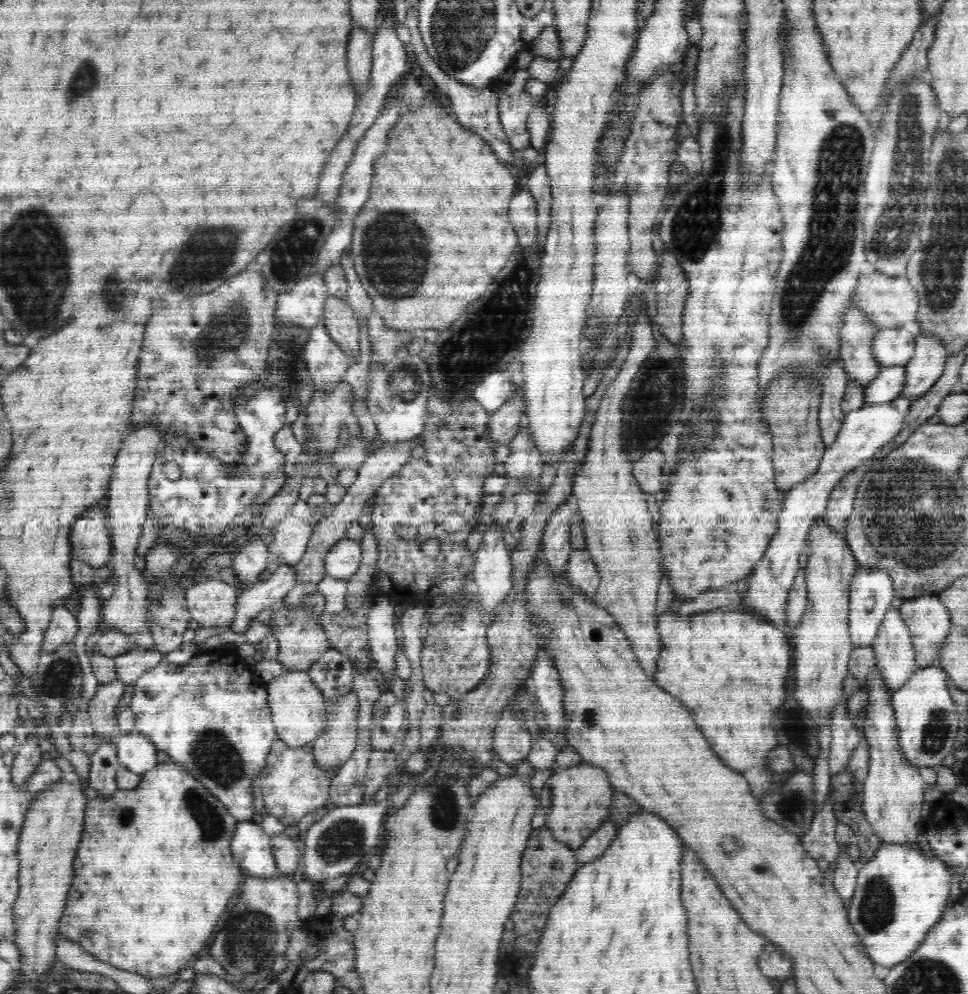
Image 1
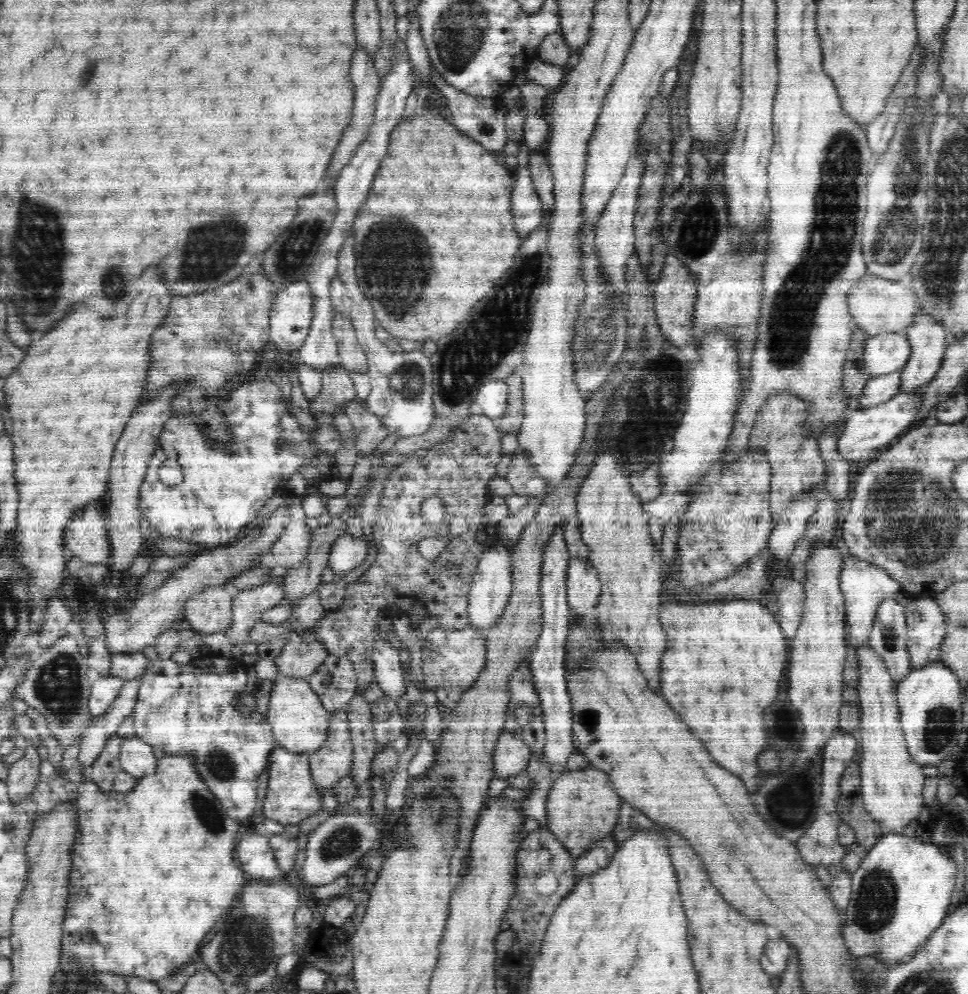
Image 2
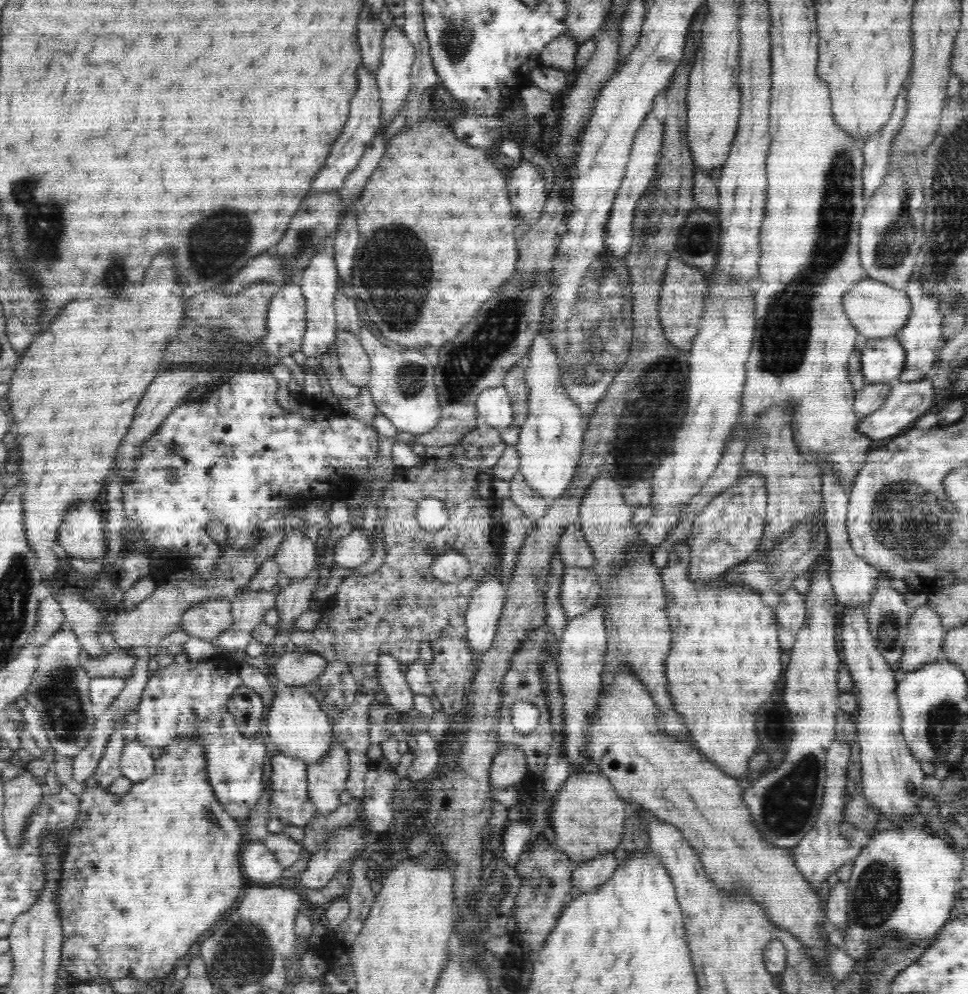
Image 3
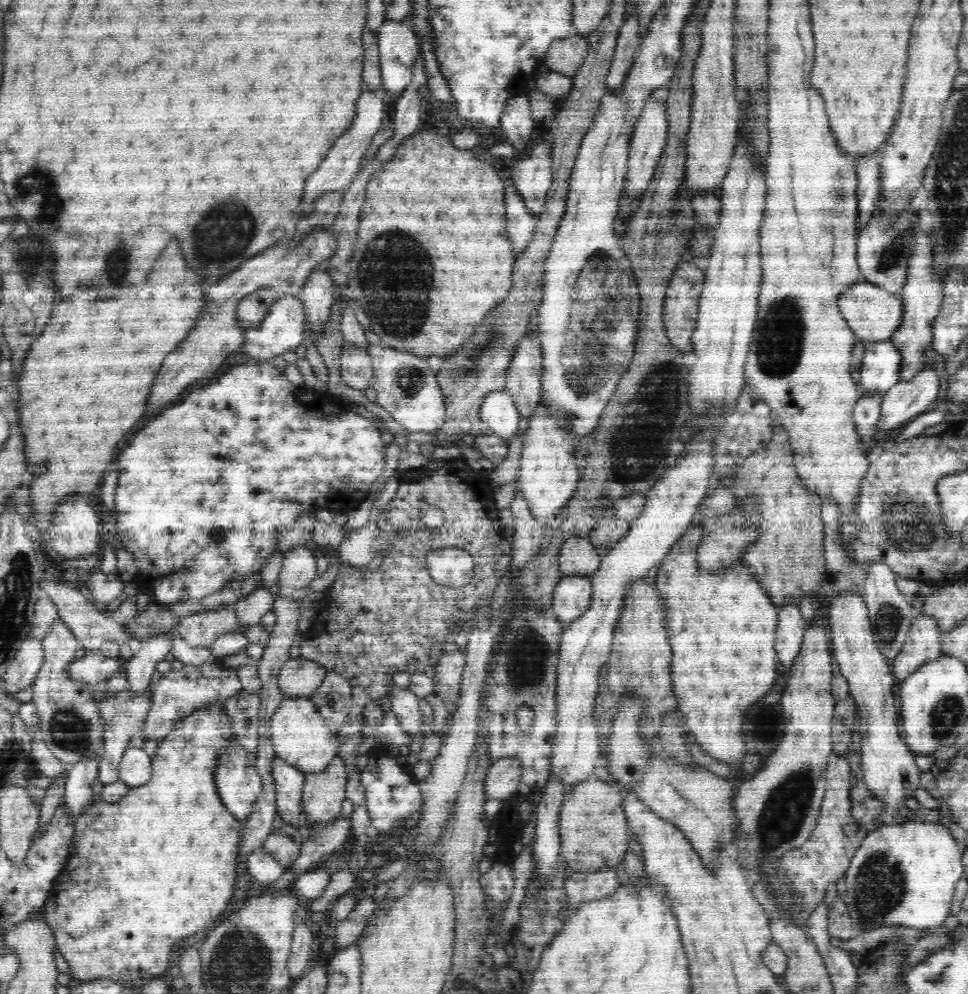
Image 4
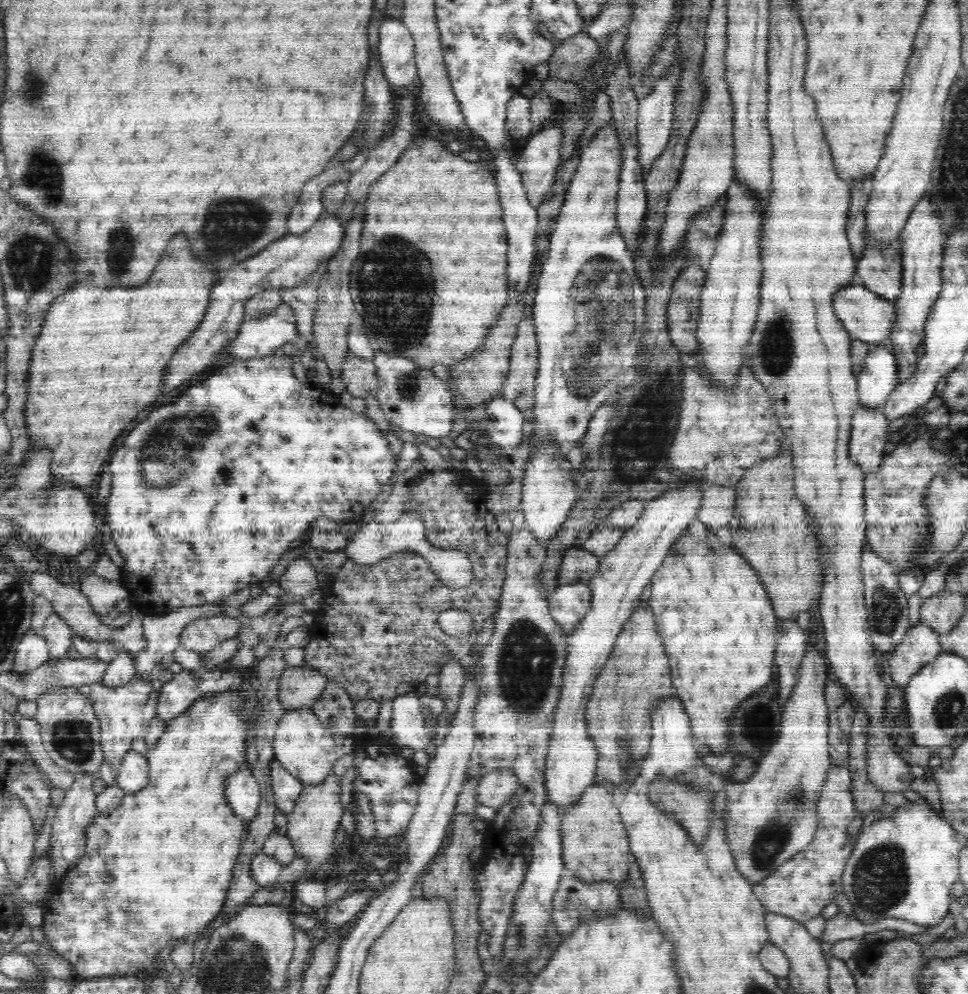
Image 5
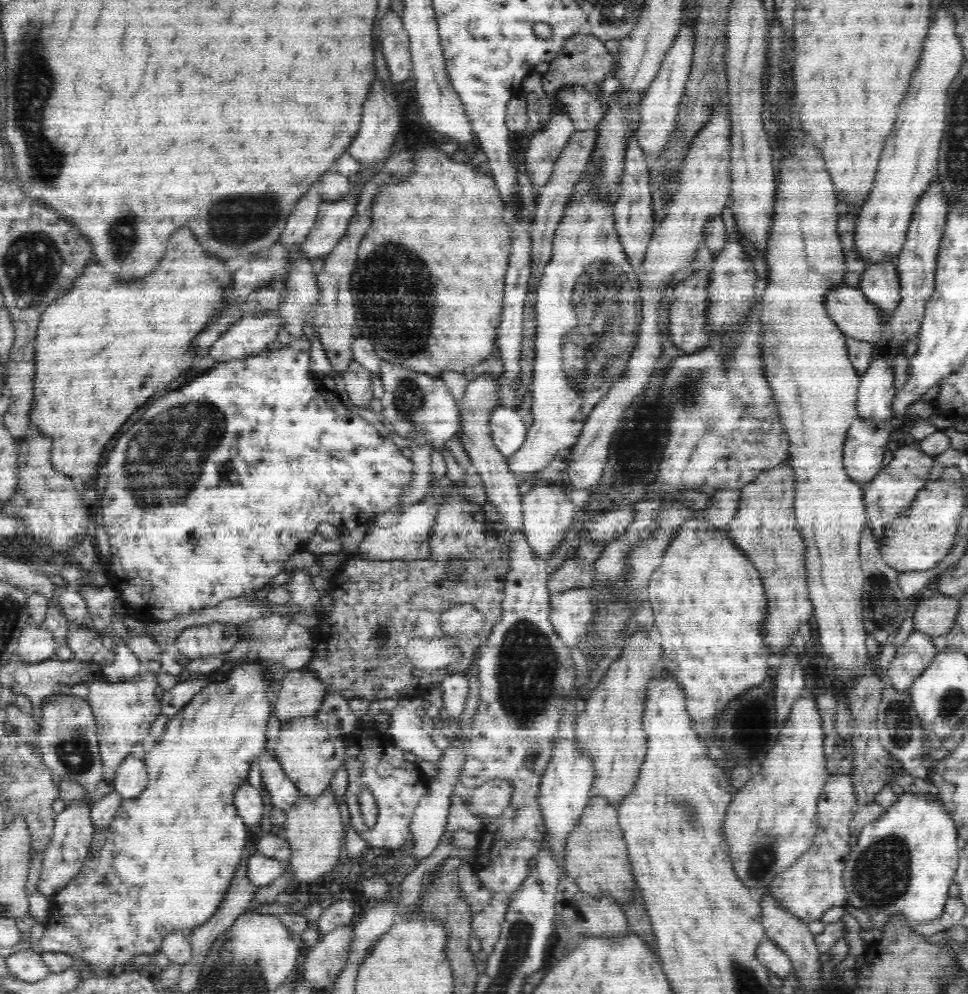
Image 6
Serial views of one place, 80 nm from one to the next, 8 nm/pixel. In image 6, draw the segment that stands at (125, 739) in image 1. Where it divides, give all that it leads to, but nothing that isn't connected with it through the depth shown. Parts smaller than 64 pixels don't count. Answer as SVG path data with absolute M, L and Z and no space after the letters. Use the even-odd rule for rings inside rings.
M131 755L122 762L112 784L123 800L129 800L140 796L148 784L148 778L144 760L137 760Z

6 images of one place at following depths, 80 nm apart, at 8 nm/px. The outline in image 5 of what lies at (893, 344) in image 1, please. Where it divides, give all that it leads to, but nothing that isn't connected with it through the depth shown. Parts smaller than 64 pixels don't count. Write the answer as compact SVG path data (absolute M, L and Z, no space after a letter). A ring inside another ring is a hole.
M888 343L873 345L871 352L866 356L864 368L857 376L857 393L859 394L860 406L872 409L884 409L884 402L899 384L897 360Z

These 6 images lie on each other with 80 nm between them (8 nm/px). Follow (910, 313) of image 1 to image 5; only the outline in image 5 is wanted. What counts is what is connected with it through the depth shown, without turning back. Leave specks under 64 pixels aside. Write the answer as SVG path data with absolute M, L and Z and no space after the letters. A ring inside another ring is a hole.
M864 285L847 286L834 295L833 306L836 317L843 322L845 329L850 332L852 340L857 339L872 346L889 342L889 336L897 317L895 302L870 292Z

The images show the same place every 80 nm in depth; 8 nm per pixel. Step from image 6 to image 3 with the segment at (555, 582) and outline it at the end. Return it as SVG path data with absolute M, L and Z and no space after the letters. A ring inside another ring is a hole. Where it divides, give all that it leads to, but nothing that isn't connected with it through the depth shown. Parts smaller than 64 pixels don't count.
M570 524L559 542L560 561L565 568L579 566L580 568L592 568L594 566L594 554L590 545L586 542L584 531L580 525Z

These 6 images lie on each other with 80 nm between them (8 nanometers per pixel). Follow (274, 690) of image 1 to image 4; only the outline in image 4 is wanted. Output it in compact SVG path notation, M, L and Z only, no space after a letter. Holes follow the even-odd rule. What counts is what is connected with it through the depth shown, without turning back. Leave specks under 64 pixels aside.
M306 696L284 697L270 720L270 738L275 757L297 766L302 773L322 772L331 764L332 757L340 755L338 736L325 724L312 698Z

